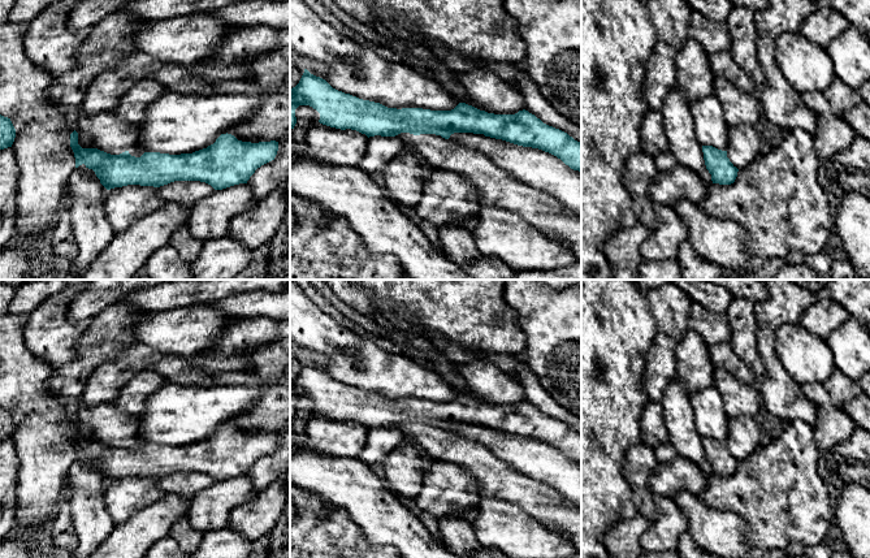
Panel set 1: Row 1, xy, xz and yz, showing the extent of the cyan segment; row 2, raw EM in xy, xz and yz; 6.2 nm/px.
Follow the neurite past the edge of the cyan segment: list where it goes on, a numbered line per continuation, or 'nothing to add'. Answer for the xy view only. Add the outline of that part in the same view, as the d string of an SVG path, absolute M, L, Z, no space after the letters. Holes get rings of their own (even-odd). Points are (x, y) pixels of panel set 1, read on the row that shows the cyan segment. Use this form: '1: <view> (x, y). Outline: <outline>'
nothing to add

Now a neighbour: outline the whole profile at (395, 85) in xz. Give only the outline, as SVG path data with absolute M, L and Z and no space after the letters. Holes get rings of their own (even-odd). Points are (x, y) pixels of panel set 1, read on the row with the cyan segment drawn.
M362 47L355 66L336 62L324 68L336 90L388 108L451 111L455 101L442 85L415 72L407 62L394 62Z

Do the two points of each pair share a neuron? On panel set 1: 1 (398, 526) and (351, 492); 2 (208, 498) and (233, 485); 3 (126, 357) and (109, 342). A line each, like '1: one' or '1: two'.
1: one
2: one
3: two

